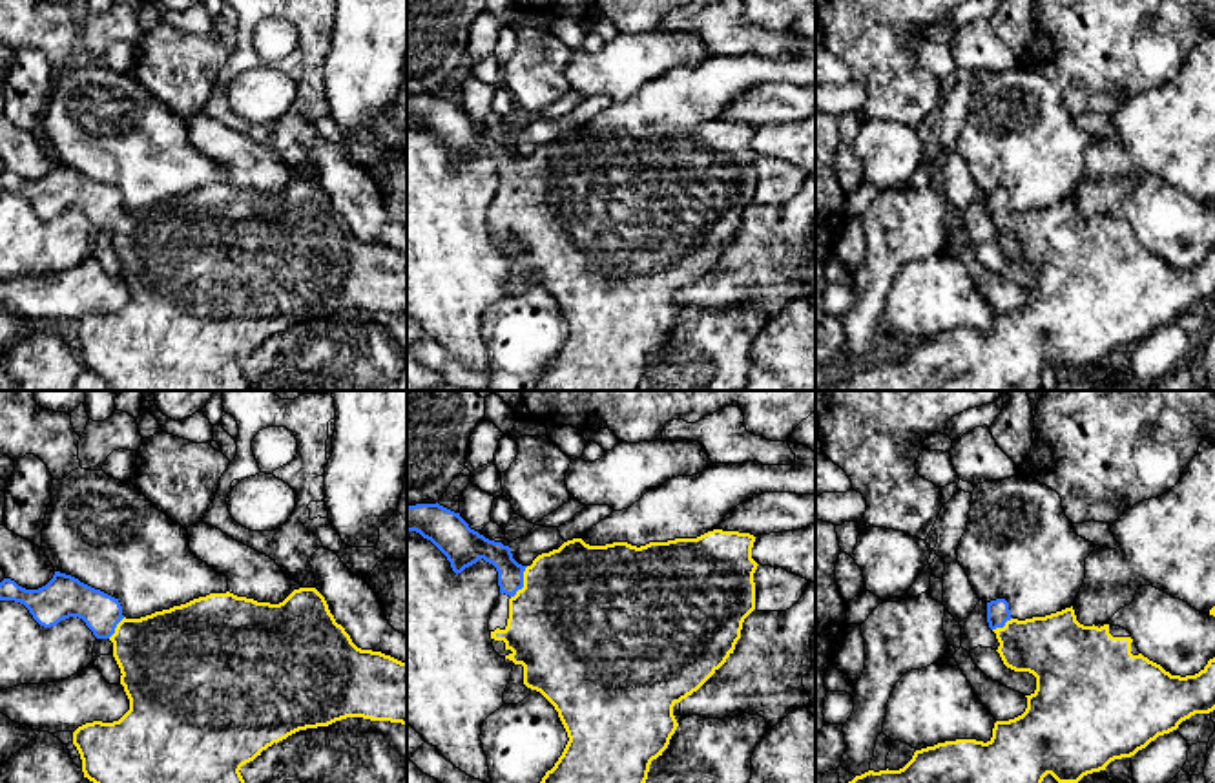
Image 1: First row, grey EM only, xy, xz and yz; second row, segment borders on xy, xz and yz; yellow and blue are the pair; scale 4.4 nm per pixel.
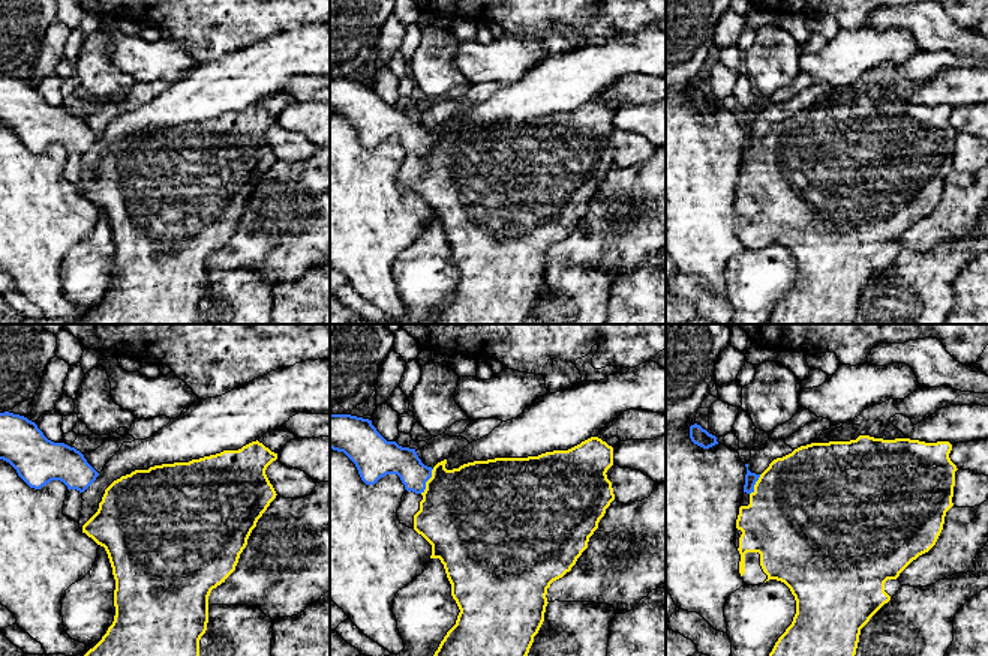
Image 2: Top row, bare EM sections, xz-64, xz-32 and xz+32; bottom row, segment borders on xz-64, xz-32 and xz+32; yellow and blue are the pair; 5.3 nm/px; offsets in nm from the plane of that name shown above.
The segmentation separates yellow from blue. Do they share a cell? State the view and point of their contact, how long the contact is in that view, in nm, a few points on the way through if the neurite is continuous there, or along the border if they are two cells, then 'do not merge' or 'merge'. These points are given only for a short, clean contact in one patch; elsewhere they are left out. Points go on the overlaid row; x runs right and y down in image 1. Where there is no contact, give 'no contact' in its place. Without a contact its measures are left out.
xz (524, 583) | 160 nm | across xz (577, 603), (548, 599), (524, 583), (509, 572) | merge

